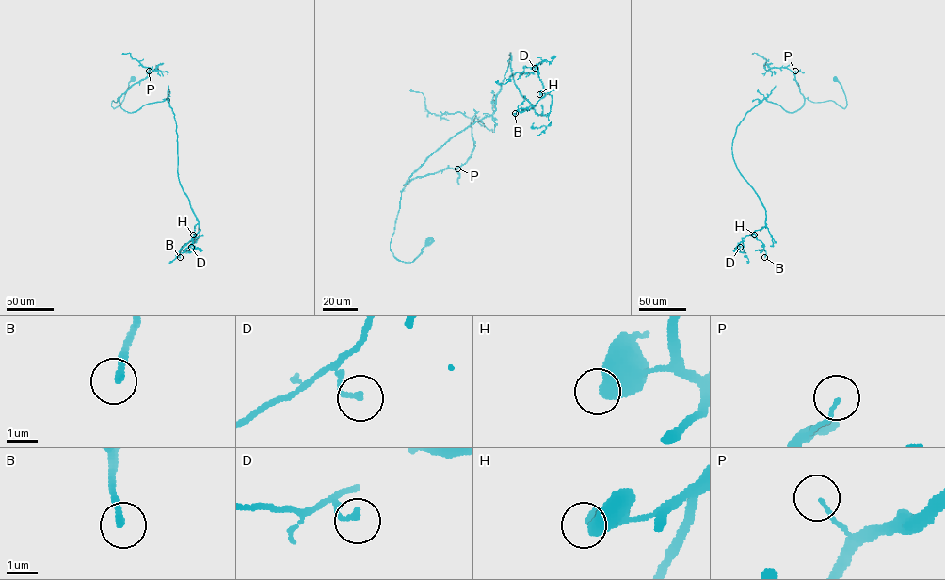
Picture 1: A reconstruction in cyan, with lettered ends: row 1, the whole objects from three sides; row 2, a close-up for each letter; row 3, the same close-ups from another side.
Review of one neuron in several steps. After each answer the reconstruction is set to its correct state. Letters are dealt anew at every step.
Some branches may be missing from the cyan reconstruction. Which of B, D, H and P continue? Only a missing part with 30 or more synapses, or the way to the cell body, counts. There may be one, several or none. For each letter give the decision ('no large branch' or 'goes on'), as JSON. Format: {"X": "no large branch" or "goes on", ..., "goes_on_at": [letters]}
{"B": "goes on", "D": "no large branch", "H": "no large branch", "P": "no large branch", "goes_on_at": ["B"]}

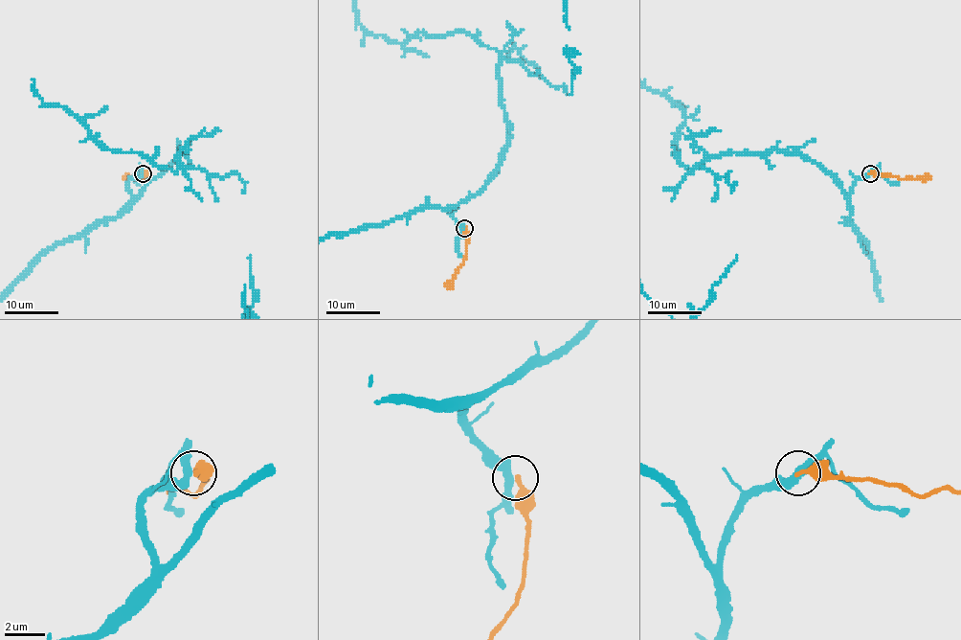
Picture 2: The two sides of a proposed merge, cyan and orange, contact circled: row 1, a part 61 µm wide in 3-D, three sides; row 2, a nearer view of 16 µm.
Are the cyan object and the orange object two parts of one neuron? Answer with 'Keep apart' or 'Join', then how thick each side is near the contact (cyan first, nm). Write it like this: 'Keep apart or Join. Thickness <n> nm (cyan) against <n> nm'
Keep apart. Thickness 380 nm (cyan) against 320 nm

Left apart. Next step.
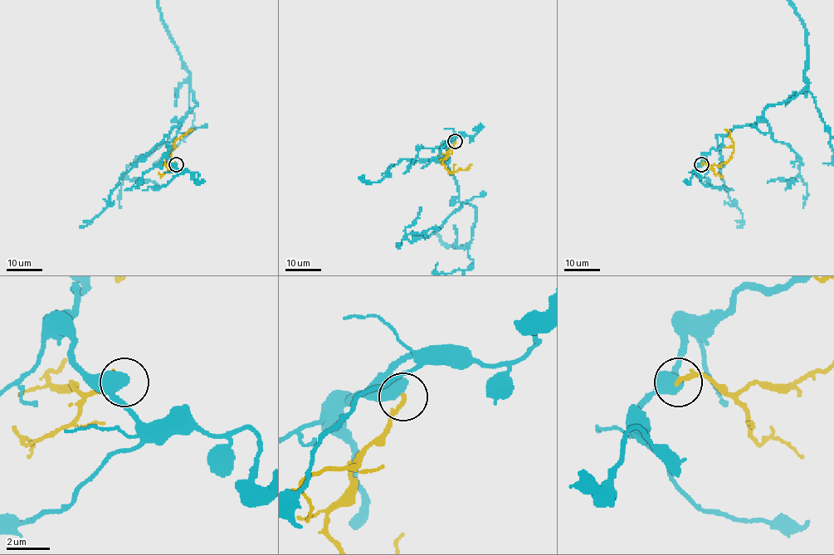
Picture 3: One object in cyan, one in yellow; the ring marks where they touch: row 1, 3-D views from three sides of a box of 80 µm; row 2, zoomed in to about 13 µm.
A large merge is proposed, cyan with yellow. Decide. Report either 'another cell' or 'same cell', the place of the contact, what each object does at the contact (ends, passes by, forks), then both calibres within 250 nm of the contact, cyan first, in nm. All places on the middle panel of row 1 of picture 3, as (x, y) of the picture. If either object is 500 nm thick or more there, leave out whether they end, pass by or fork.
another cell; at (455, 141); 650 nm thick on the cyan side, 200 nm on the other

